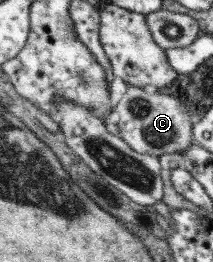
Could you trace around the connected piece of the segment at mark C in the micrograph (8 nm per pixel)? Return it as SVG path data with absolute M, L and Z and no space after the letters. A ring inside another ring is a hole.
M125 84L126 92L115 105L114 111L119 117L117 136L133 151L158 158L163 153L179 153L192 144L192 123L185 105L163 90L146 90Z

